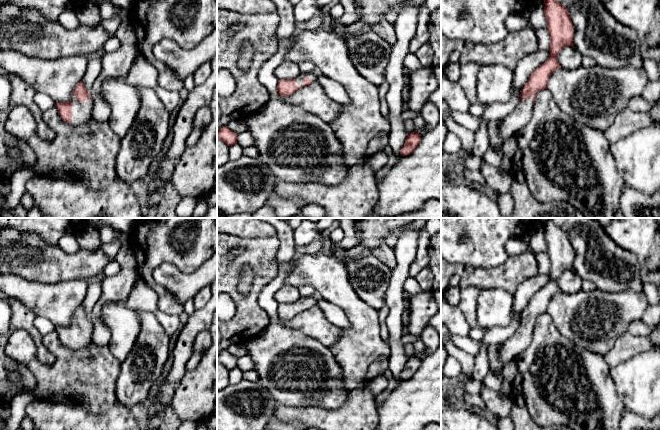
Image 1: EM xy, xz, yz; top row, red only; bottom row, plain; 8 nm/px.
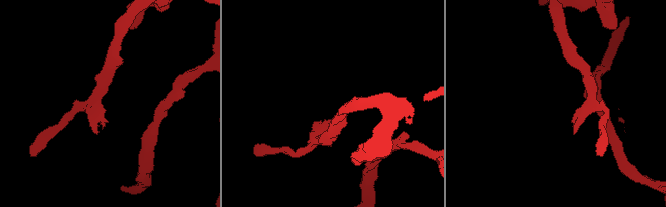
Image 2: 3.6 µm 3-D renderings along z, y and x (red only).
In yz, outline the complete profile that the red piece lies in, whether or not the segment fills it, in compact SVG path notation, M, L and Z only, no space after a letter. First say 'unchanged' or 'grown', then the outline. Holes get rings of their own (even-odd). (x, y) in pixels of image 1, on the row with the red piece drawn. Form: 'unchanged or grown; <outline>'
grown; M544 0L547 30L550 34L549 58L531 74L520 94L516 108L501 119L500 133L504 141L522 129L530 120L536 94L547 89L549 76L561 68L557 55L566 46L573 45L573 24L567 7L557 0Z

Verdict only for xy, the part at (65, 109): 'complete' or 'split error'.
split error

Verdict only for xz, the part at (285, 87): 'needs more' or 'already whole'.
needs more

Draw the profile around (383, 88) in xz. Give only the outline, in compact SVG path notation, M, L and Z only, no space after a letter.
M384 83L377 86L377 88L379 91L380 112L384 117L389 118L389 107L386 101L386 95L387 95L389 86Z

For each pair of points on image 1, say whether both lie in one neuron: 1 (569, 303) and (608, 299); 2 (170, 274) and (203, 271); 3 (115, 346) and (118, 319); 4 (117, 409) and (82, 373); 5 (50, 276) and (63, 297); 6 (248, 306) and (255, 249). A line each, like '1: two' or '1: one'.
1: one
2: one
3: one
4: two
5: two
6: one

